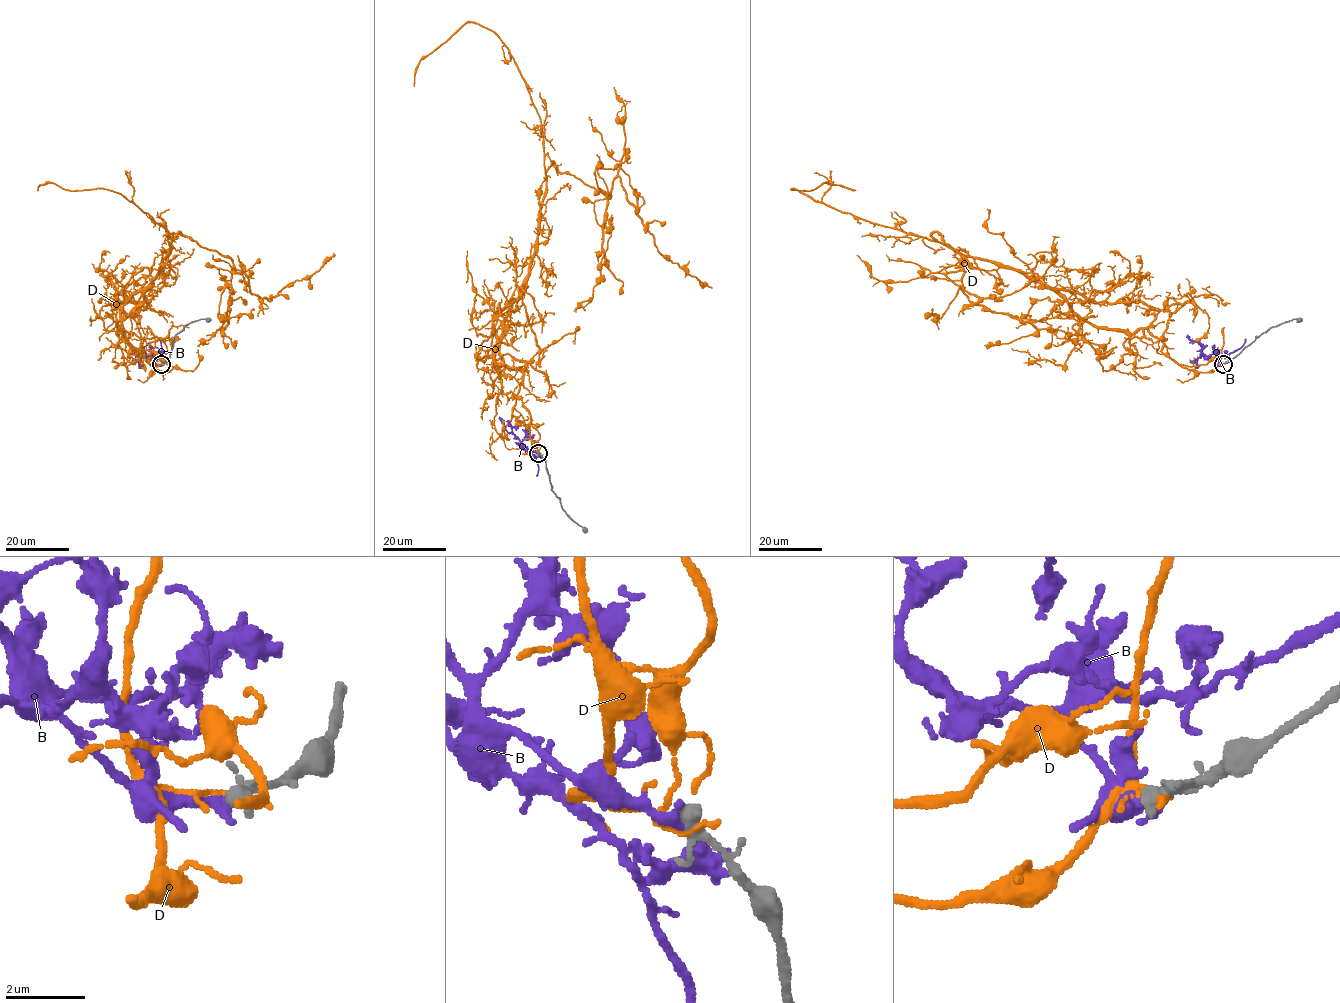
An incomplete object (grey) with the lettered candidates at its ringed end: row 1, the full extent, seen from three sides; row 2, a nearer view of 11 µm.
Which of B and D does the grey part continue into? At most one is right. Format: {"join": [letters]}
{"join": ["B"]}

